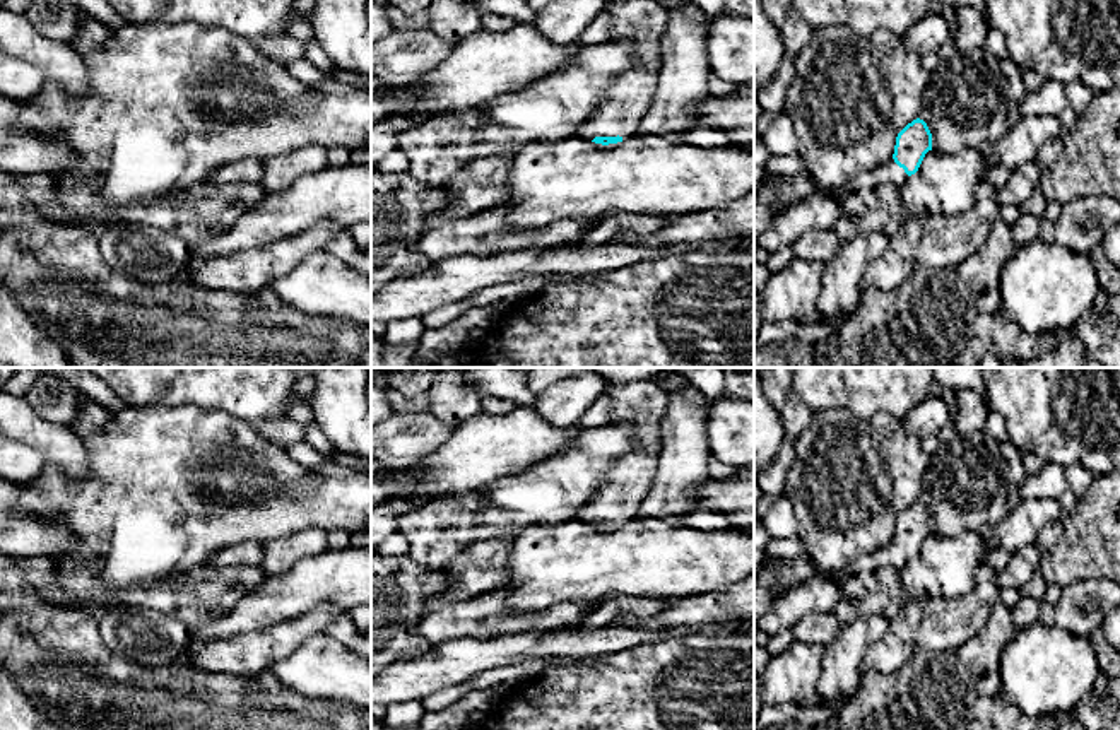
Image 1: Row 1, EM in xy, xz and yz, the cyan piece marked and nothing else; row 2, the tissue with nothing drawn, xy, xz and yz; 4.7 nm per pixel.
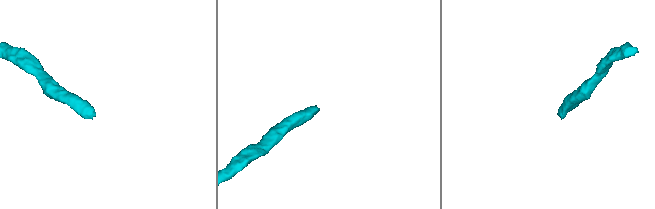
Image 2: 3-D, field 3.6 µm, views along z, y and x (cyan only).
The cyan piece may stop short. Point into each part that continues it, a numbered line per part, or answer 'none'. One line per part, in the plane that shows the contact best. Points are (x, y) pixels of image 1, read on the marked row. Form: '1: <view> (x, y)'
1: xz (628, 98)

